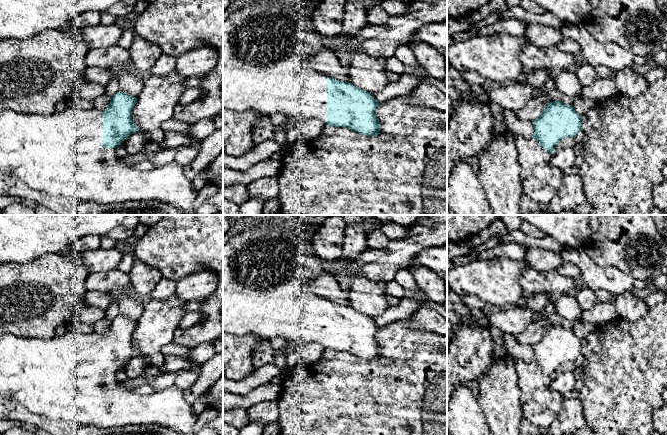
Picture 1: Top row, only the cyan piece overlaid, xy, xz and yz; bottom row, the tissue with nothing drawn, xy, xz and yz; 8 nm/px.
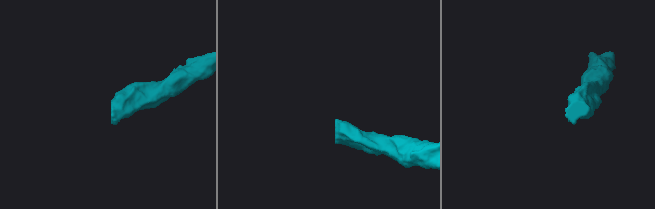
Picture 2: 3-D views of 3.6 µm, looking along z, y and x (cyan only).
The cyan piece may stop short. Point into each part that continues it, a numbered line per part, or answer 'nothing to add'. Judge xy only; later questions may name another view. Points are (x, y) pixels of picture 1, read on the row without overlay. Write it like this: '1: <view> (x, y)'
1: xy (62, 378)

